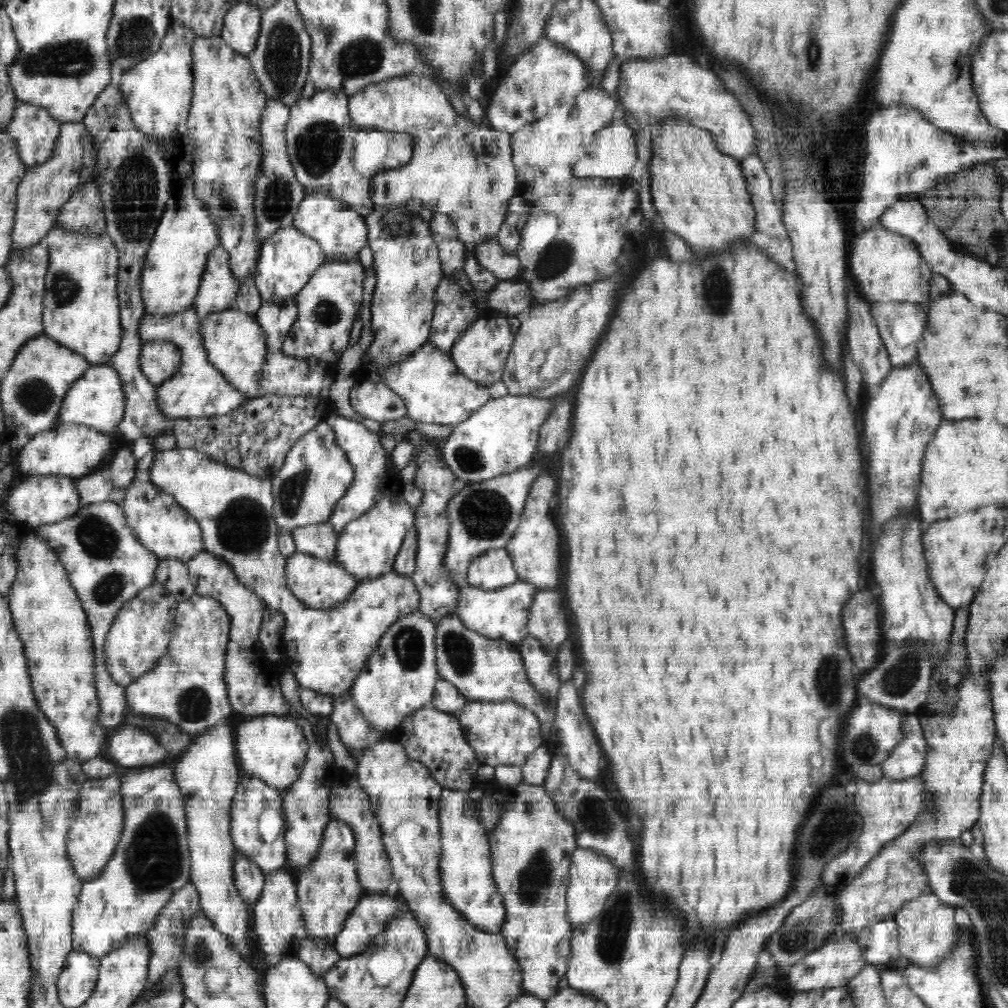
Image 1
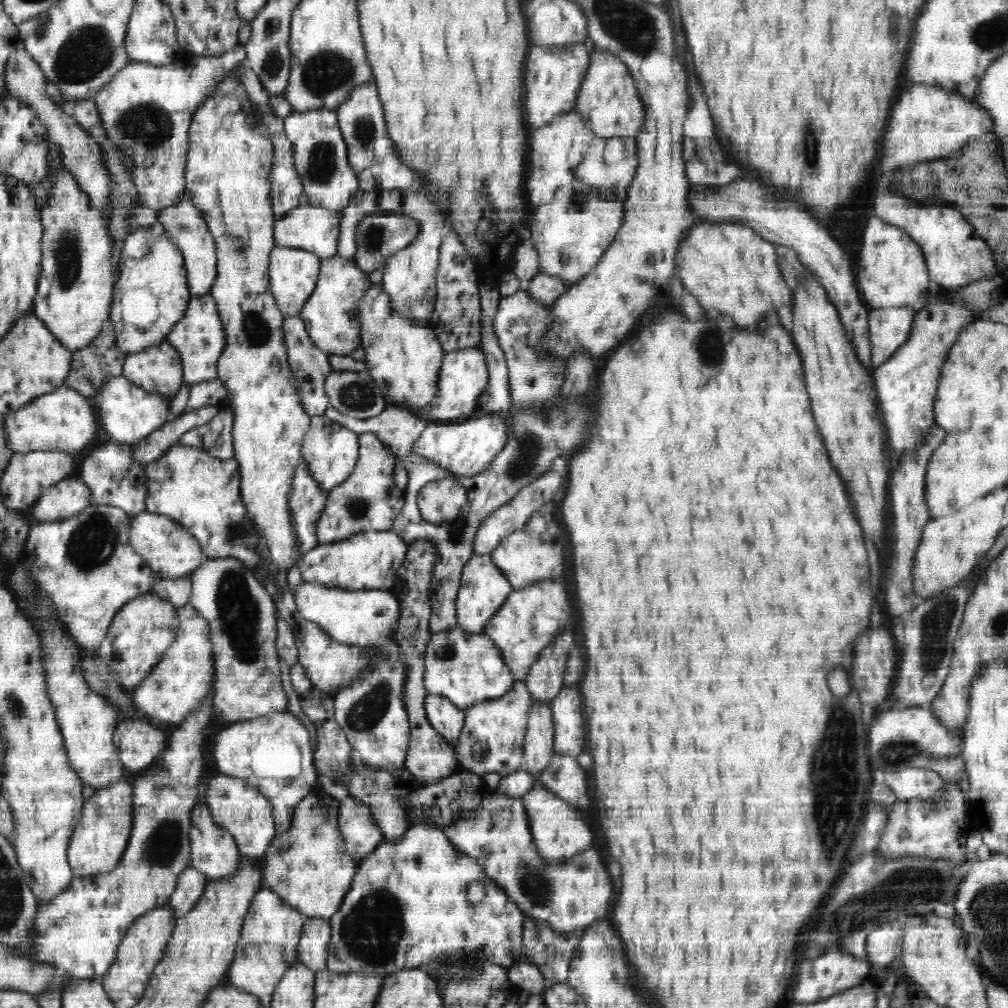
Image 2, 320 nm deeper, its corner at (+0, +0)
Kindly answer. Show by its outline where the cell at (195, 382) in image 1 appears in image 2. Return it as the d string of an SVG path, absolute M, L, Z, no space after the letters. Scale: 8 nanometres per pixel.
M125 377L108 378L102 383L101 391L95 398L97 421L110 436L111 442L135 444L148 434L158 430L167 423L172 398L161 394L150 394L143 388L136 386Z

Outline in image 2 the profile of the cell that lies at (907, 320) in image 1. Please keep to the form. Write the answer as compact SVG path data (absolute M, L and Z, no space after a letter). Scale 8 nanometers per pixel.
M909 307L870 309L869 331L872 350L870 366L879 368L902 346L908 338L916 311Z

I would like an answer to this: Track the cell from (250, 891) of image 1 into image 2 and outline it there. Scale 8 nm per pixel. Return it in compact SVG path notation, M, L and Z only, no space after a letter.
M198 803L192 808L189 837L191 846L190 866L203 872L208 879L223 879L233 875L239 869L242 857L234 837L214 822L208 805Z

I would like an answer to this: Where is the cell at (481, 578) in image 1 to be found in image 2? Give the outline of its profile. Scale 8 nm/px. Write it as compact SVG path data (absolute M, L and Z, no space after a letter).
M474 555L464 566L461 576L461 586L457 596L457 624L462 630L472 634L486 632L490 618L498 612L498 608L506 602L508 595L513 591L509 580L492 562L491 556Z

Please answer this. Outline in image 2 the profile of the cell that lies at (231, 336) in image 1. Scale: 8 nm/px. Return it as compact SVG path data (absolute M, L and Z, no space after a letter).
M209 294L192 296L186 308L186 314L174 325L166 338L181 358L184 384L191 386L194 383L216 379L217 360L226 344L224 331L214 298Z

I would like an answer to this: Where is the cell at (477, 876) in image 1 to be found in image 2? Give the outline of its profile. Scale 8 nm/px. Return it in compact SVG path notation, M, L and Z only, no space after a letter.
M429 822L412 825L402 836L394 842L382 841L361 861L357 862L350 890L342 900L341 907L336 914L330 918L331 941L328 949L327 966L330 972L355 972L356 974L388 974L410 970L410 968L422 967L428 962L444 962L444 960L459 960L464 954L477 956L479 960L485 961L487 965L495 966L503 972L509 970L514 962L524 960L524 948L522 942L524 913L518 905L508 898L508 895L483 871L476 859L458 851L444 829L438 828Z

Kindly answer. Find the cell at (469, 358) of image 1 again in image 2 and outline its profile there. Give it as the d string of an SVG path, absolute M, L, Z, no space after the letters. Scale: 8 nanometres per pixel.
M481 346L476 348L464 348L454 350L444 355L441 370L438 372L438 392L432 402L423 407L409 408L419 419L428 424L447 422L459 422L466 420L468 414L476 408L477 398L487 388L489 383L488 368L484 351Z

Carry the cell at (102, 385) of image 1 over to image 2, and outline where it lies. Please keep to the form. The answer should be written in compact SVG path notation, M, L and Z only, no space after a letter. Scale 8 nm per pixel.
M64 385L35 398L17 411L5 414L3 421L7 449L14 453L34 450L75 453L94 438L99 425L94 402Z

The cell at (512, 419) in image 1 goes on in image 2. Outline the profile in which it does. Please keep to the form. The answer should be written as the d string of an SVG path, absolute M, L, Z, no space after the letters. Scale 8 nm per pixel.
M484 414L477 419L428 424L416 439L413 454L419 454L422 458L435 462L440 468L449 470L455 476L474 476L486 470L500 452L506 442L510 423L505 414Z

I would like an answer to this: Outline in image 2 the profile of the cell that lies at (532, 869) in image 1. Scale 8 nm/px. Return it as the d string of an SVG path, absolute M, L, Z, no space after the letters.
M538 783L521 797L523 798L535 848L548 863L552 861L567 862L576 854L587 850L588 846L592 844L592 830L580 818L580 810L575 806L570 805L558 795L552 794Z

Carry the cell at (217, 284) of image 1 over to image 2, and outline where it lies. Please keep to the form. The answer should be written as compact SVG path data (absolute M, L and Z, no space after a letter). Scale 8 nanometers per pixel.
M184 190L178 204L159 211L157 220L163 226L164 233L178 245L184 256L188 286L192 296L209 294L218 276L218 262L216 257L216 242L209 231L207 222L202 217L202 211L192 203L192 195Z

